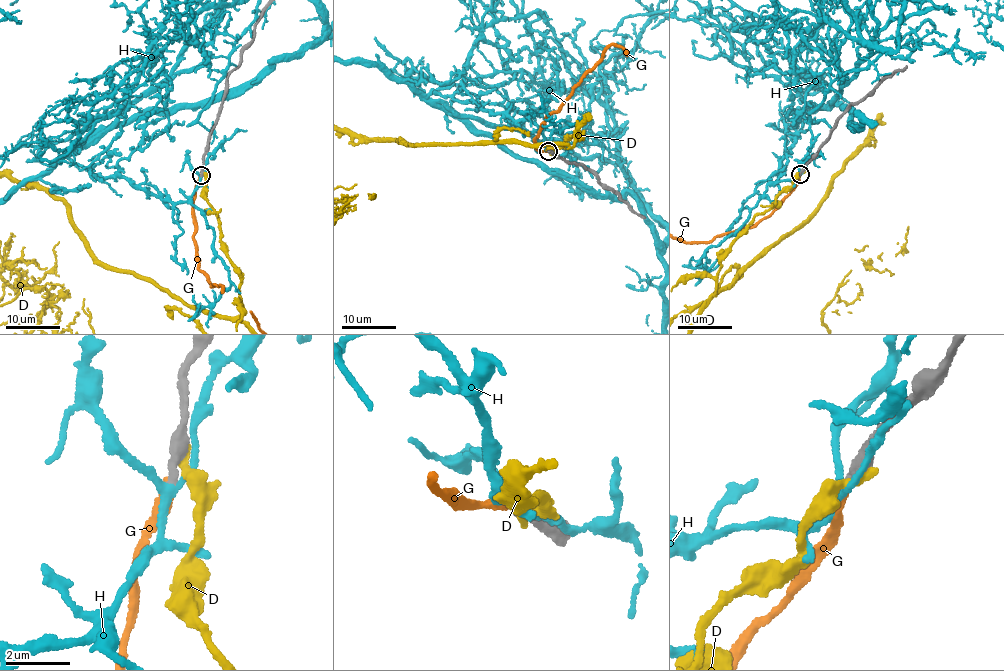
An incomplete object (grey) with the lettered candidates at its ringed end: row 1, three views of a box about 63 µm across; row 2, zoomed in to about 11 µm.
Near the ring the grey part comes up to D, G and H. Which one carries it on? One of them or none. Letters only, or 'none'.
G

